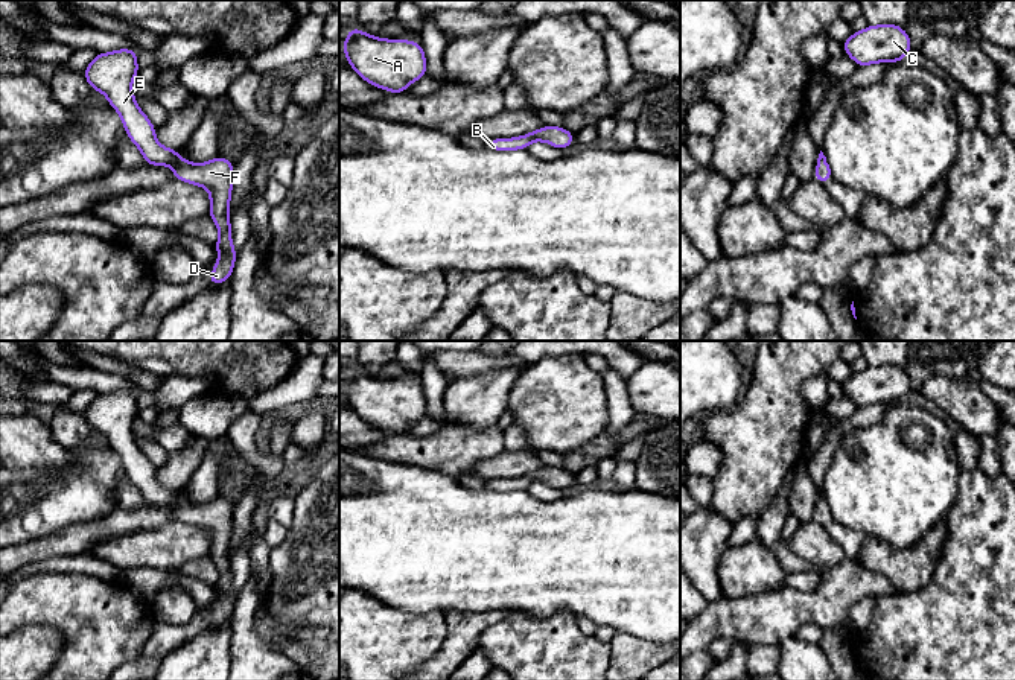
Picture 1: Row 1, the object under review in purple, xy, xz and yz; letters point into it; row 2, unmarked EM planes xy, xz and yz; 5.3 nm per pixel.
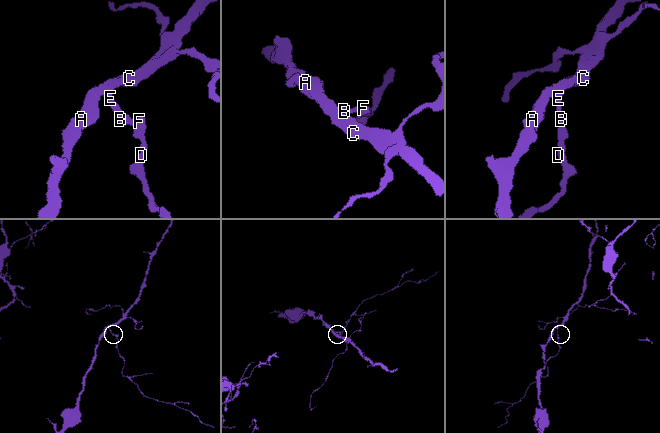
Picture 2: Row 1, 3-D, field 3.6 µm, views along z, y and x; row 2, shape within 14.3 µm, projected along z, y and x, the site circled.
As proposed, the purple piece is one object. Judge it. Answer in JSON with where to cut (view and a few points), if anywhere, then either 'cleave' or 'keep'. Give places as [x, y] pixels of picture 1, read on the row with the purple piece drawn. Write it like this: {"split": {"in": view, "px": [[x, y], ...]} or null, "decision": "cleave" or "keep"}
{"split": null, "decision": "keep"}

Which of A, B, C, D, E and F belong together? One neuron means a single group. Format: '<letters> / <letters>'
A B C D E F

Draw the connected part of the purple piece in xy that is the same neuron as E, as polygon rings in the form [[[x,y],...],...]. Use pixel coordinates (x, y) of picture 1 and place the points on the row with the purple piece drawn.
[[[120,49],[97,53],[84,70],[90,88],[107,96],[108,103],[120,114],[123,128],[131,141],[140,149],[145,163],[151,166],[172,166],[175,180],[196,184],[210,192],[210,213],[221,236],[215,251],[221,254],[208,284],[221,284],[231,277],[237,253],[231,242],[230,198],[233,189],[234,164],[218,155],[207,163],[190,163],[178,151],[161,146],[155,138],[155,126],[138,108],[131,84],[138,73],[134,49]]]

